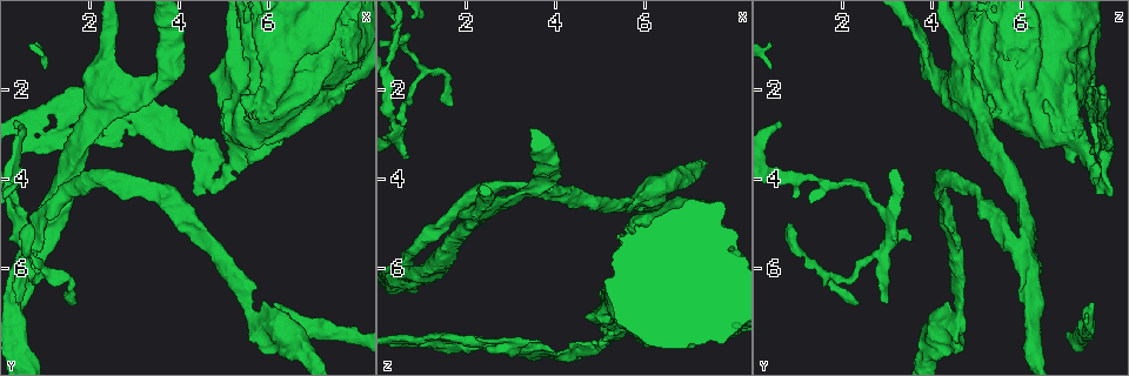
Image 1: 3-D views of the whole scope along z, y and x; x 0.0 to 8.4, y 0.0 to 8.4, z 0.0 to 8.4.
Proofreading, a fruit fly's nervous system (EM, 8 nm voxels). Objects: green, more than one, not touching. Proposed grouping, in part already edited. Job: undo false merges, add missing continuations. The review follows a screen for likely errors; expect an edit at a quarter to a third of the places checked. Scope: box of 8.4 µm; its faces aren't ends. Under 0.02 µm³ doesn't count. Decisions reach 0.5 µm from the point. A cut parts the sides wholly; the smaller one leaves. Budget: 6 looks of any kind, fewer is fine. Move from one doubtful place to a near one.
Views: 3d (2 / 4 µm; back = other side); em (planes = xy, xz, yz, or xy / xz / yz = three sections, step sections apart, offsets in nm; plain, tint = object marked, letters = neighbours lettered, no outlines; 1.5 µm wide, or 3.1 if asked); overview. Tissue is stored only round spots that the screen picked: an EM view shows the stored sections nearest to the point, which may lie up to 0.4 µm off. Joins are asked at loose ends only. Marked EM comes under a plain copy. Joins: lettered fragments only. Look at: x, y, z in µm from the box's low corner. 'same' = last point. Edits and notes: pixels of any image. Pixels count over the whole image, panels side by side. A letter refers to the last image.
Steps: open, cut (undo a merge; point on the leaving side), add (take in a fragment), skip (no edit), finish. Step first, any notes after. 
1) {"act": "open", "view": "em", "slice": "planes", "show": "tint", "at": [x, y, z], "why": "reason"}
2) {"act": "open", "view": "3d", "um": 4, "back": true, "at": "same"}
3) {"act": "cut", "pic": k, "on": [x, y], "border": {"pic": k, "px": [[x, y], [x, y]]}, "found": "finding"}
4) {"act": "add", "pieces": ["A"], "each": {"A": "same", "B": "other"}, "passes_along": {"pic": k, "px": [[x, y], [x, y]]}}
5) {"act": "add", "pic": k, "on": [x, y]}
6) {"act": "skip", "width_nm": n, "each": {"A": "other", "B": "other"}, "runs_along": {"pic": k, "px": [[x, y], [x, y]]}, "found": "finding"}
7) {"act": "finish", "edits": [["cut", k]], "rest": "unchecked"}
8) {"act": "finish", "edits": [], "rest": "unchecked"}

{"act": "open", "view": "3d", "um": 4, "at": [4.75, 4.20, 7.75], "why": "sharp bend"}

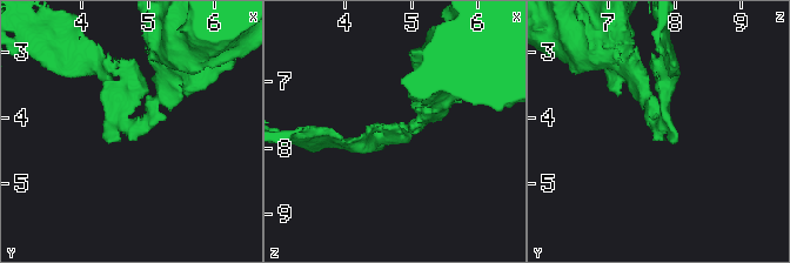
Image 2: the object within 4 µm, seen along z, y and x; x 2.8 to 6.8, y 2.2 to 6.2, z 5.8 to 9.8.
{"act": "open", "view": "em", "slice": "planes", "show": "tint", "at": [4.65, 4.20, 7.80], "why": "shape alone is not enough"}

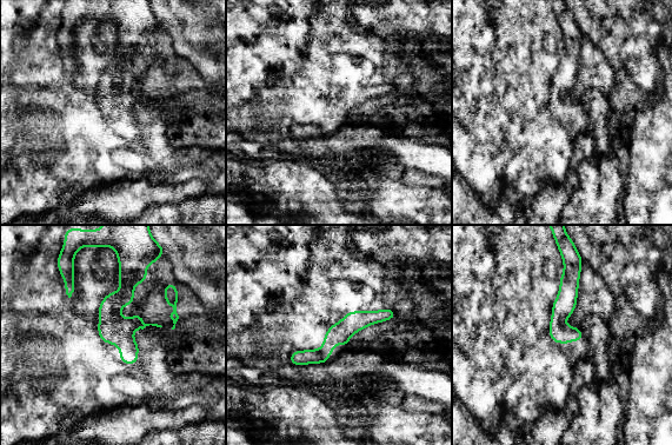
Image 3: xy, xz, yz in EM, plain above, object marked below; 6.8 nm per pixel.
{"act": "open", "view": "em", "slice": "planes", "show": "letters", "at": "same"}

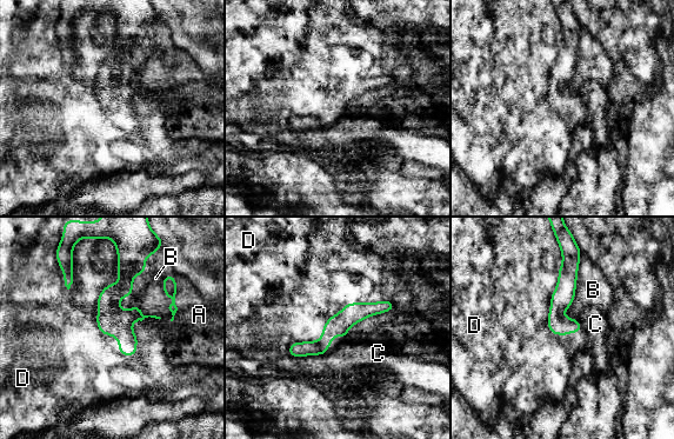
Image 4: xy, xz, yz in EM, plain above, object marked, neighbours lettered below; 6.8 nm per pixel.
{"act": "skip", "longest_contact_nm": ["B", 440], "each": {"A": "other", "B": "other", "C": "other", "D": "other"}, "border": {"pic": 4, "px": [[115, 274], [97, 303], [101, 334]]}, "found": "one neuron here"}

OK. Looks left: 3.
{"act": "open", "view": "3d", "um": 4, "at": [6.15, 6.85, 7.60], "why": "branch stops here"}

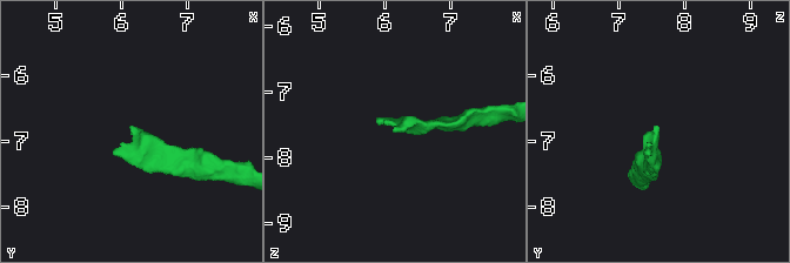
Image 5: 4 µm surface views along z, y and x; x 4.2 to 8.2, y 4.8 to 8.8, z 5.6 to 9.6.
{"act": "open", "view": "em", "slice": "xz", "step": 4, "show": "letters", "at": [6.15, 6.80, 7.65], "why": "shape alone is not enough"}

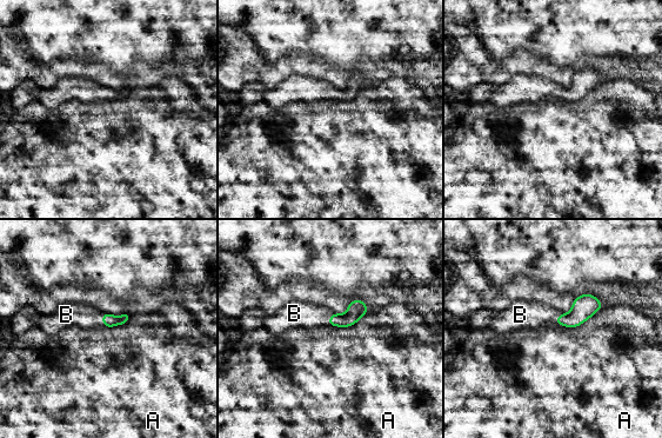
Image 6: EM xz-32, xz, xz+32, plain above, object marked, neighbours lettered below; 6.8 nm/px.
{"act": "open", "view": "em", "slice": "planes", "show": "letters", "at": "same", "why": "another direction"}

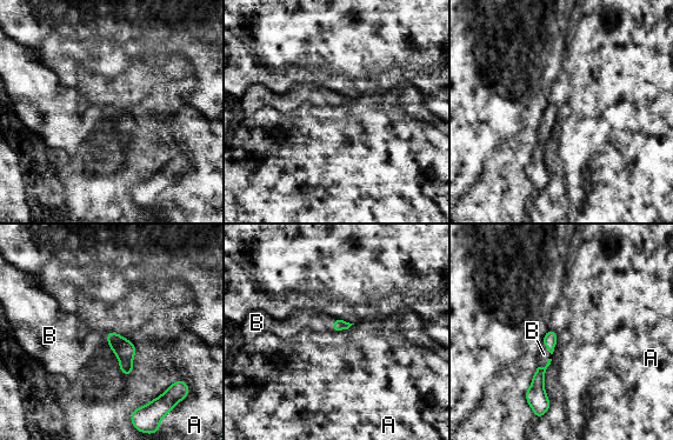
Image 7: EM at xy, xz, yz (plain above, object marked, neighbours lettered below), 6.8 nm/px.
{"act": "add", "pieces": ["B"], "each": {"A": "other", "B": "same"}, "passes_along": {"pic": 7, "px": [[535, 395], [546, 365], [544, 354]]}, "found": "it goes on there"}

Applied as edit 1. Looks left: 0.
{"act": "finish", "edits": [["add", 7]], "rest": "unchecked"}

